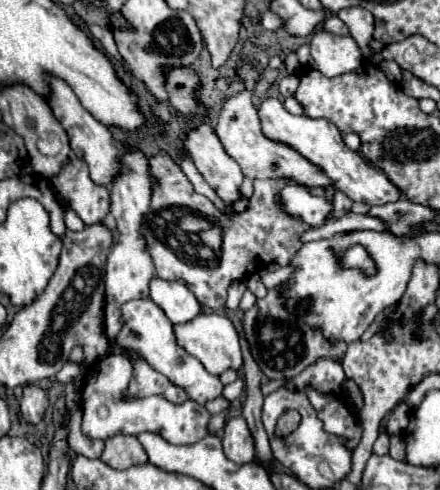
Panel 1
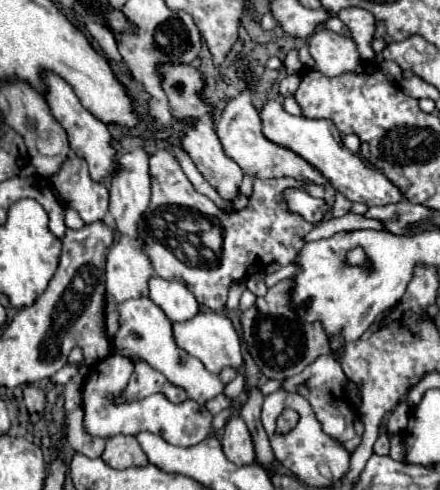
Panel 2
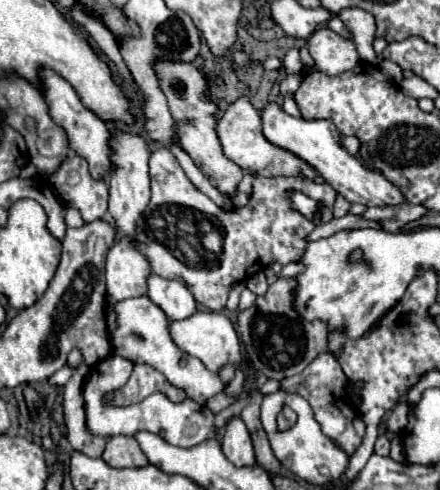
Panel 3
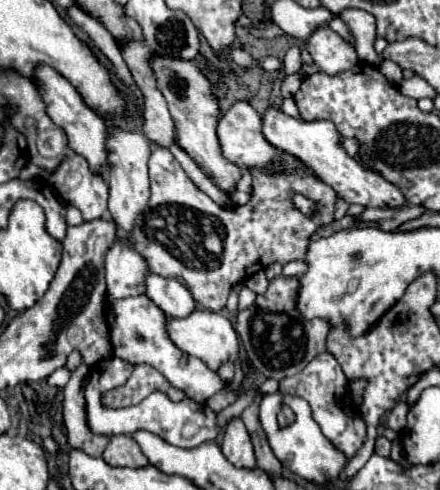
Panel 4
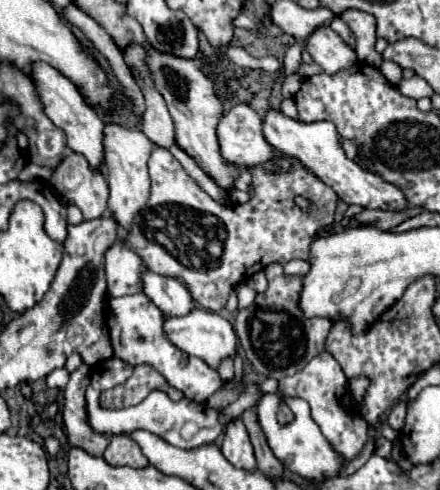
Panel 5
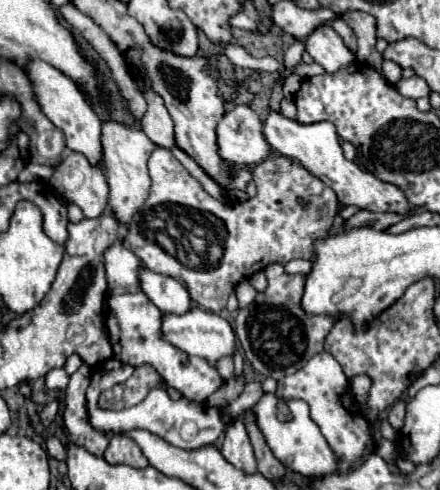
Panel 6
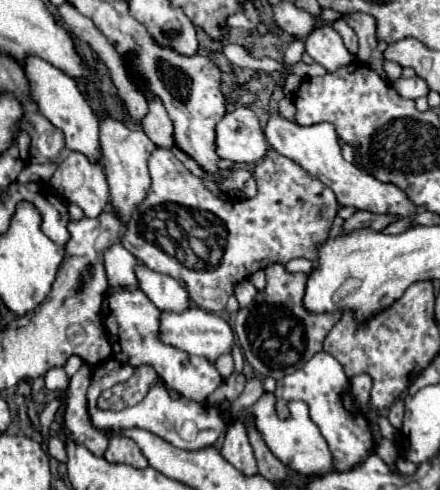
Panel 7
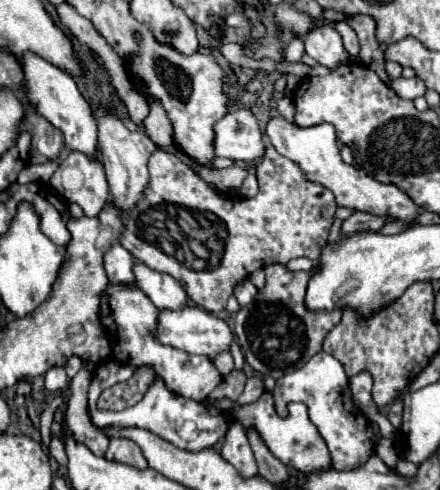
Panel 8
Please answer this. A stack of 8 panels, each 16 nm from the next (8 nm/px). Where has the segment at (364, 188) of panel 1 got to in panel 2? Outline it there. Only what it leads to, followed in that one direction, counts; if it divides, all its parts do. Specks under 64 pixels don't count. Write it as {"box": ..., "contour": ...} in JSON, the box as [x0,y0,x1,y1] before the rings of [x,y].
{"box":[260,100,402,206],"contour":[[[266,100],[262,104],[260,120],[262,120],[262,132],[268,140],[304,156],[304,160],[316,166],[330,180],[334,190],[342,192],[348,200],[364,202],[368,206],[384,206],[384,204],[402,200],[400,190],[380,170],[366,166],[358,154],[350,152],[344,146],[342,134],[330,120],[324,120],[324,118],[308,120],[306,116],[292,116],[284,110],[284,106],[278,100]]]}

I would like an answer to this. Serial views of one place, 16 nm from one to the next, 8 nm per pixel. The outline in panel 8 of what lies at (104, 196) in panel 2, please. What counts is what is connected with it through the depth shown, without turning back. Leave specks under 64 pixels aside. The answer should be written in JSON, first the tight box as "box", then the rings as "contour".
{"box":[50,152,110,216],"contour":[[[70,152],[50,178],[50,186],[68,202],[76,202],[86,216],[98,216],[110,196],[104,168],[82,152]]]}

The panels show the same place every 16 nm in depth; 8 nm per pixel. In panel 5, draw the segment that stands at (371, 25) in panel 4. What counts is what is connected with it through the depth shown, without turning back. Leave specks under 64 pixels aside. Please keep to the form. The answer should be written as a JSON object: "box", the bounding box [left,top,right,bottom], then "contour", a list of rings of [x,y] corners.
{"box":[340,10,382,68],"contour":[[[344,10],[340,18],[348,24],[352,34],[356,36],[356,54],[360,62],[372,64],[374,68],[380,68],[382,56],[374,50],[376,42],[376,20],[372,14],[362,10]]]}

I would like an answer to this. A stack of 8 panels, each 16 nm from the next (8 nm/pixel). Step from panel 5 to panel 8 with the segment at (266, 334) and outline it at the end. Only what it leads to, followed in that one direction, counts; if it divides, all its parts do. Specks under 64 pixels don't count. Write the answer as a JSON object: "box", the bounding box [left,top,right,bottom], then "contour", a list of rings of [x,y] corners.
{"box":[234,264,342,380],"contour":[[[270,264],[264,268],[264,272],[266,286],[258,292],[254,302],[248,304],[248,320],[236,320],[234,334],[246,362],[262,376],[272,376],[278,380],[280,376],[302,368],[314,354],[322,350],[326,334],[340,322],[342,312],[310,312],[304,306],[306,286],[314,270],[290,272],[284,264]]]}

